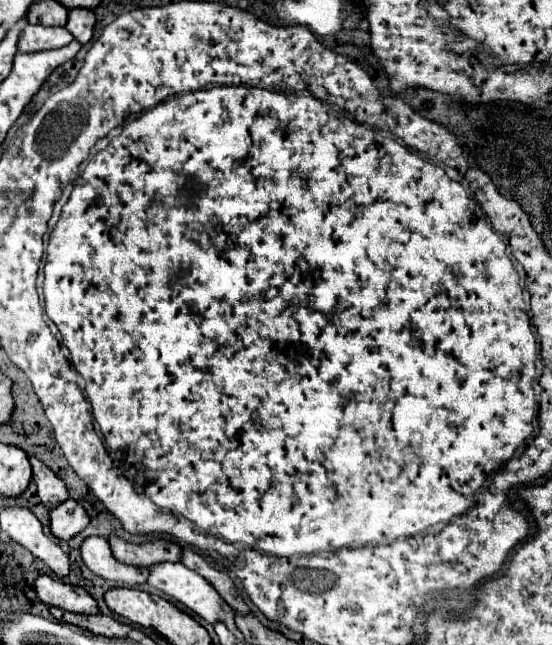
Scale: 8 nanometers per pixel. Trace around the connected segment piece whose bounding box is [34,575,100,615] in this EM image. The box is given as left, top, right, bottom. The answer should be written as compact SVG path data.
M40 575L36 579L36 593L38 599L50 607L60 607L64 611L70 613L82 613L82 615L96 615L100 613L96 601L92 599L92 595L82 589L82 587L74 587L74 585L66 585L62 581L54 581L48 575Z

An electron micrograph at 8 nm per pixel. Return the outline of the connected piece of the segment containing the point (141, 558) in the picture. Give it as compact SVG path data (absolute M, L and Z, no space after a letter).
M110 537L108 539L114 557L120 563L126 565L134 565L134 567L152 567L156 563L164 563L164 561L180 561L182 549L172 543L172 541L152 541L152 543L144 543L144 545L134 545L134 543L126 543L124 539L118 537Z

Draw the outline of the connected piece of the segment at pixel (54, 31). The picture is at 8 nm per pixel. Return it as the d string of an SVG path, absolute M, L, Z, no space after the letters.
M28 25L18 41L18 51L34 53L46 49L58 49L72 41L74 37L64 27L44 27L44 25Z

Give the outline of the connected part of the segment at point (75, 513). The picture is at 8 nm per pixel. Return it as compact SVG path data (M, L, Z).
M74 499L64 501L50 513L52 535L62 541L68 541L68 539L76 537L78 533L82 533L88 527L88 523L90 523L88 513Z

